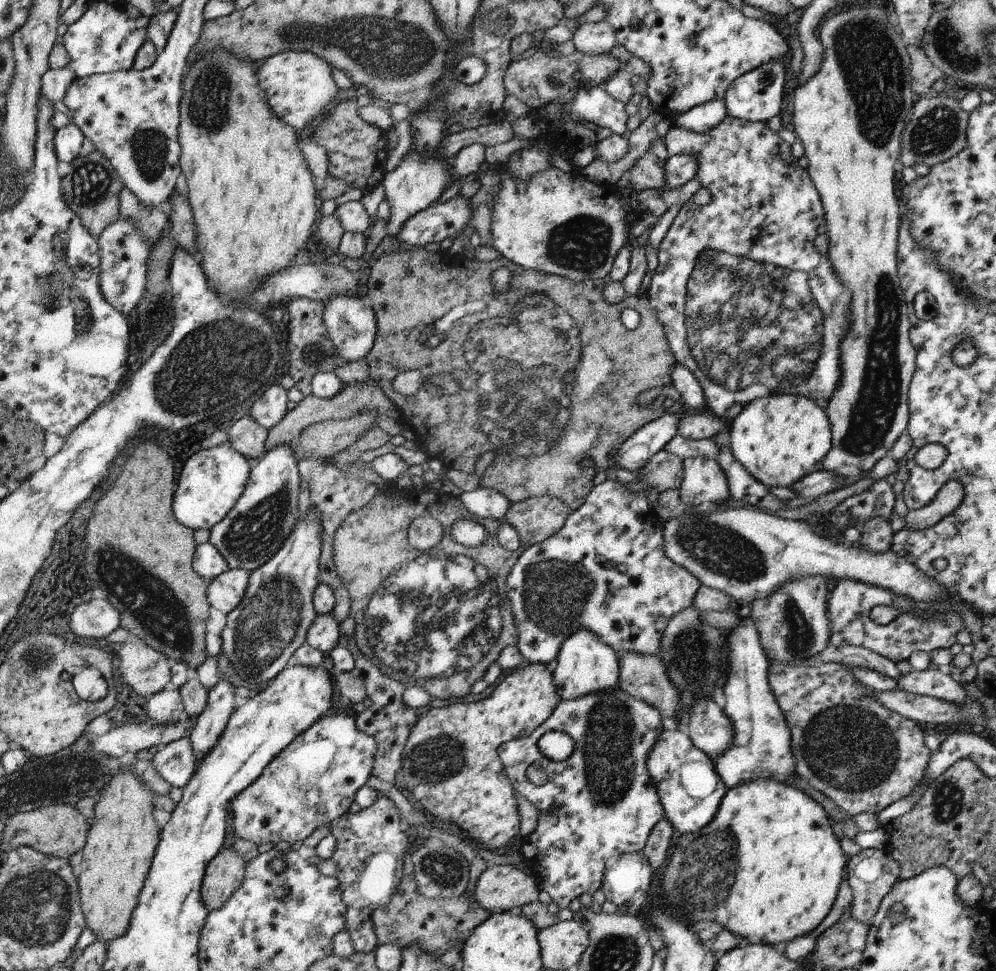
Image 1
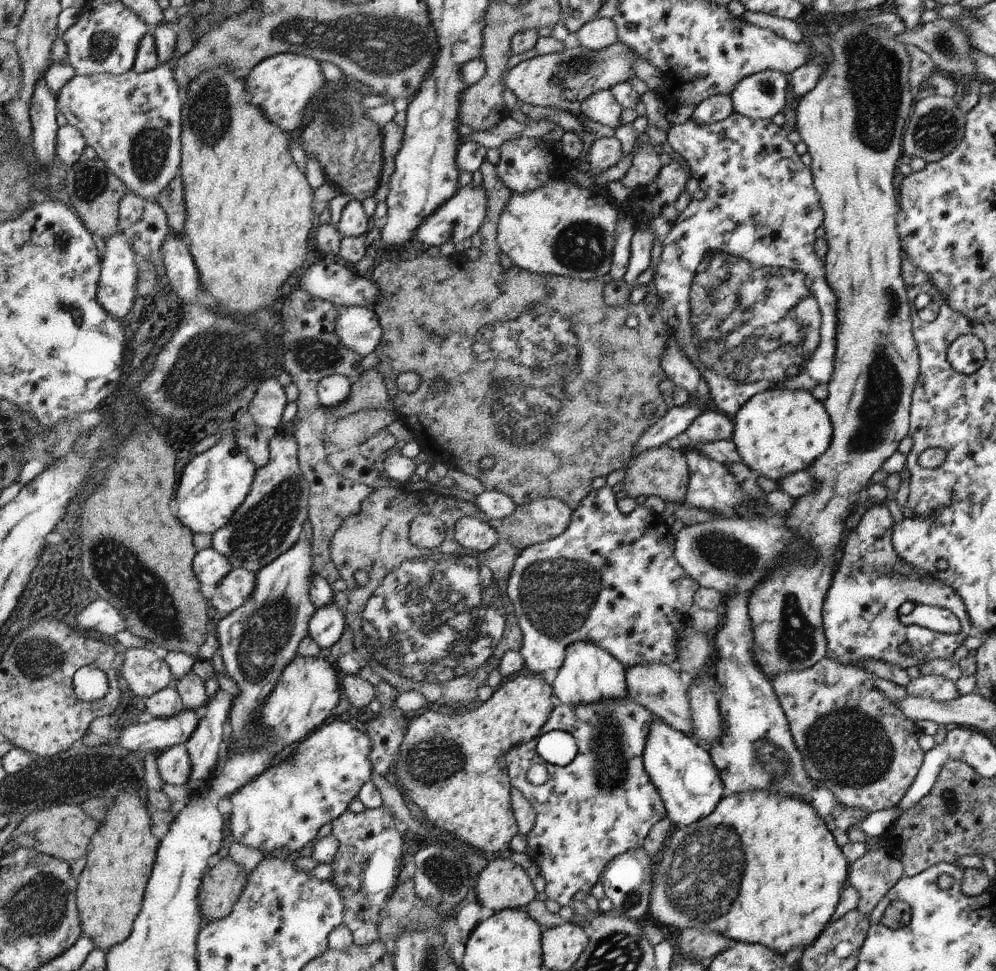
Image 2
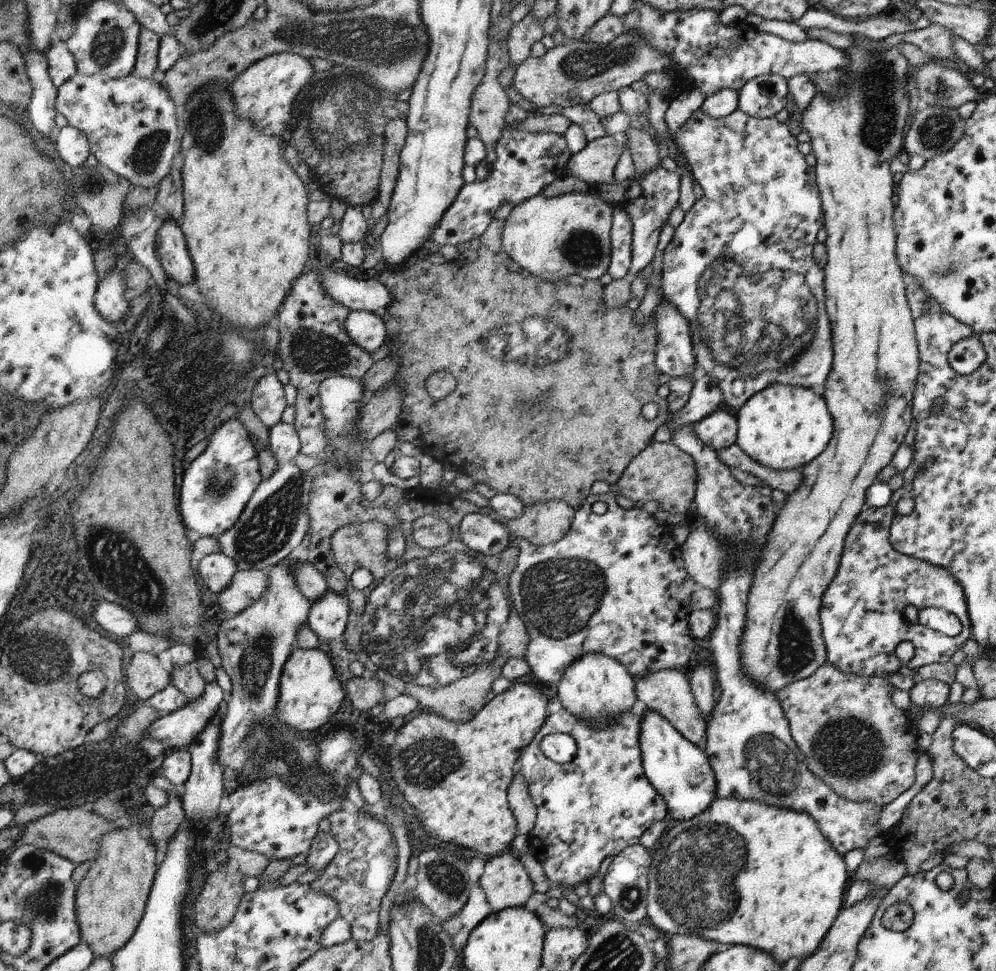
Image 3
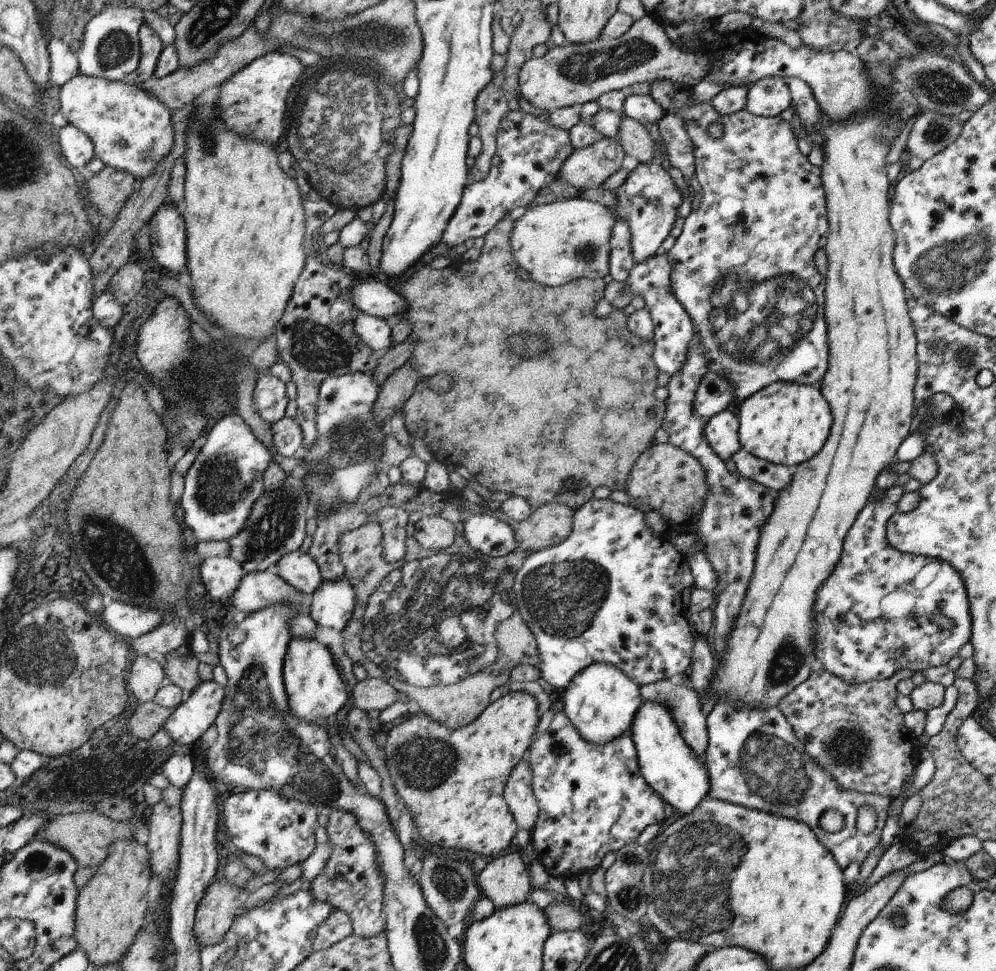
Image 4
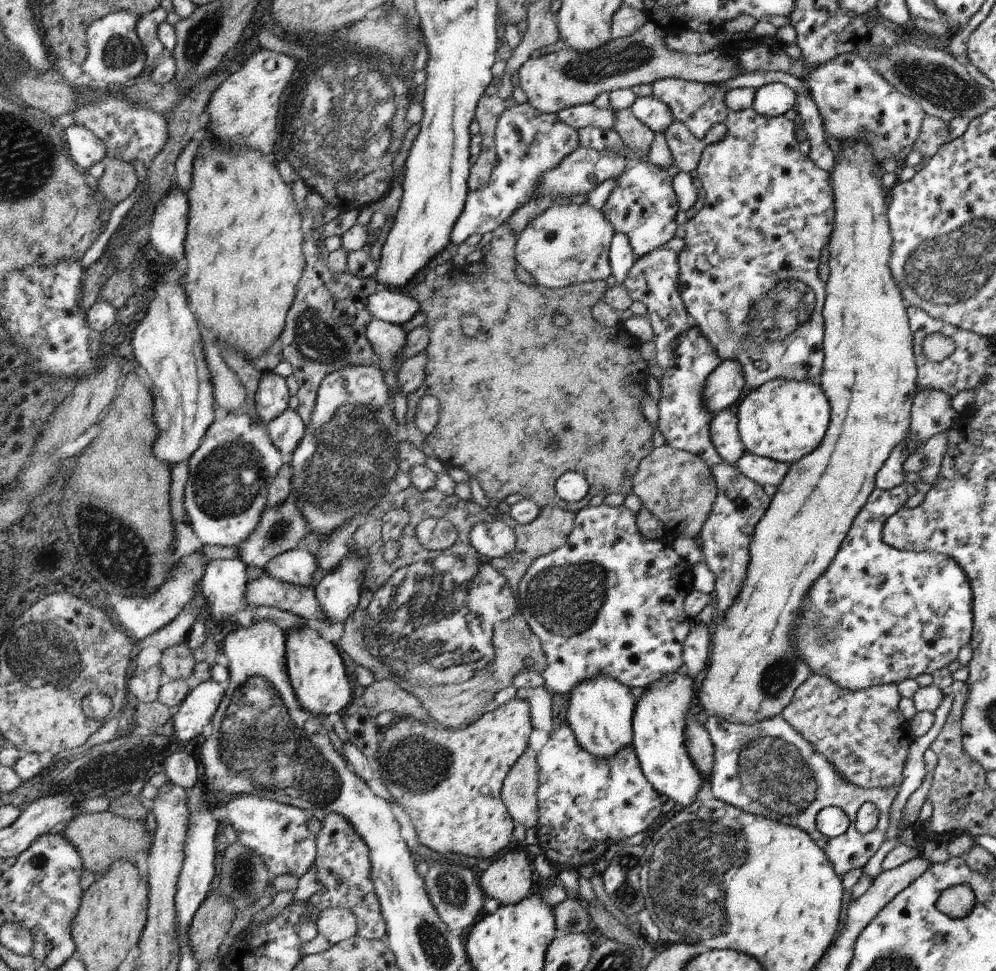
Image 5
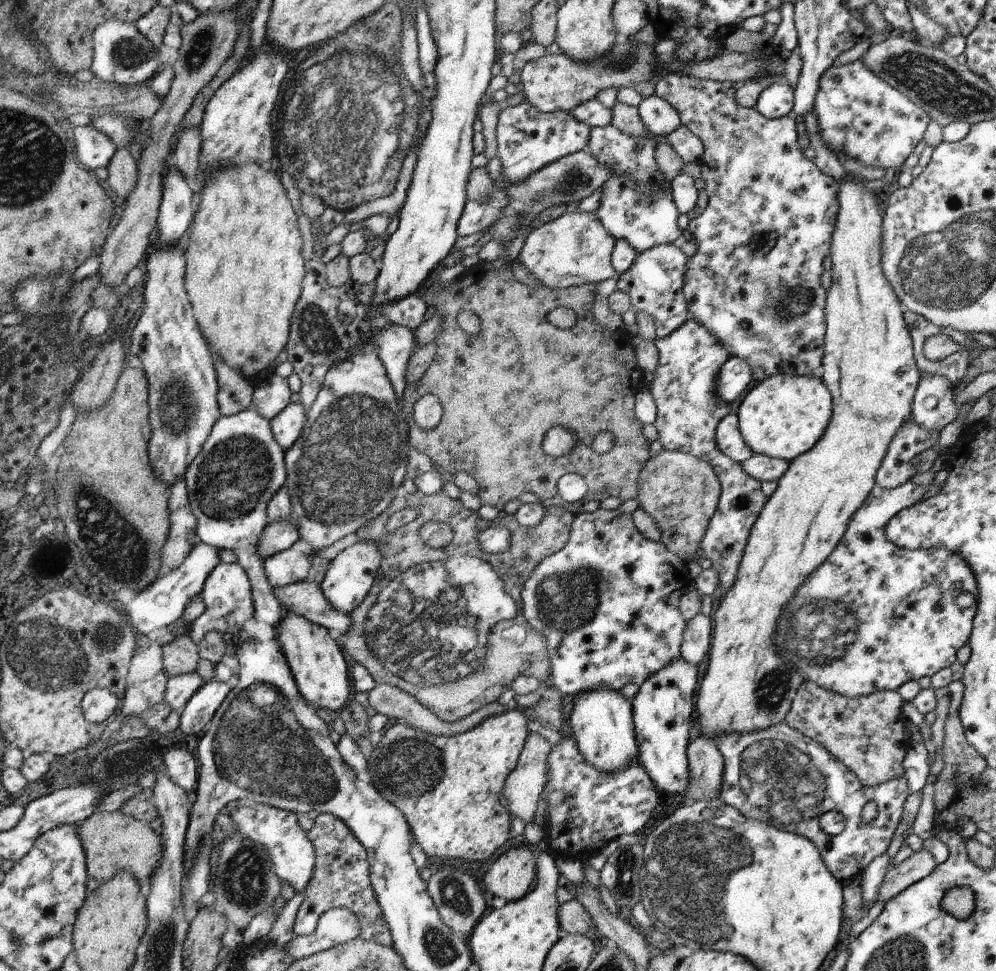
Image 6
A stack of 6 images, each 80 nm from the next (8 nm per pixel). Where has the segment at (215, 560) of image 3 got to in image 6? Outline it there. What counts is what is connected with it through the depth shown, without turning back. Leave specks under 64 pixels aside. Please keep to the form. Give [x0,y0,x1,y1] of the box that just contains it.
[188,561,255,644]

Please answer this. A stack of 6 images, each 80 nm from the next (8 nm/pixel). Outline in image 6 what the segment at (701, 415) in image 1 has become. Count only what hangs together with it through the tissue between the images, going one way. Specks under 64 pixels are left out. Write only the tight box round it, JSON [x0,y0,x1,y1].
[715,414,754,464]

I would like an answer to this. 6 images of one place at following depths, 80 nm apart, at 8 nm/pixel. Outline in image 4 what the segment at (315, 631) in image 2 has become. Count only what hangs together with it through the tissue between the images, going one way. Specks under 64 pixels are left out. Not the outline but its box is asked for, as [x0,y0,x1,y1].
[308,576,356,632]

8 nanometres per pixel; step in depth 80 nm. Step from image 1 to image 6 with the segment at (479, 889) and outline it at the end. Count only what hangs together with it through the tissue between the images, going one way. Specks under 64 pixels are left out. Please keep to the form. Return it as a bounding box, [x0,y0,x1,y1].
[484,846,537,901]

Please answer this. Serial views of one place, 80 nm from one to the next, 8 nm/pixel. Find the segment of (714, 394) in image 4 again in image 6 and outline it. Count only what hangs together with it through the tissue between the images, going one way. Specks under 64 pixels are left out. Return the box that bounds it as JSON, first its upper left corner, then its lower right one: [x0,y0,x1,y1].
[717,356,755,402]

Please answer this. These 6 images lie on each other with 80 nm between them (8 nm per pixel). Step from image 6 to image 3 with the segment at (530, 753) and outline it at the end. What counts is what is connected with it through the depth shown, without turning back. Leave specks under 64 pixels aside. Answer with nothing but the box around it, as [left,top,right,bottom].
[507,773,537,835]

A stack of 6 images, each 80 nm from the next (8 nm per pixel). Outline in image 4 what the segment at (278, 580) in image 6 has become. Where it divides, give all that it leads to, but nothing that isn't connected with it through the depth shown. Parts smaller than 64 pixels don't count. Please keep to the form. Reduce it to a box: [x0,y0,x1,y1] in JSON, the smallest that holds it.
[275,549,323,594]

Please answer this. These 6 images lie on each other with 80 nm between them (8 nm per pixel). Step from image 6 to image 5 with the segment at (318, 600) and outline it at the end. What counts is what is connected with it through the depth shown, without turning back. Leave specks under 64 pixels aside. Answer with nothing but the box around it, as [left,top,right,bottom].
[245,575,330,623]

